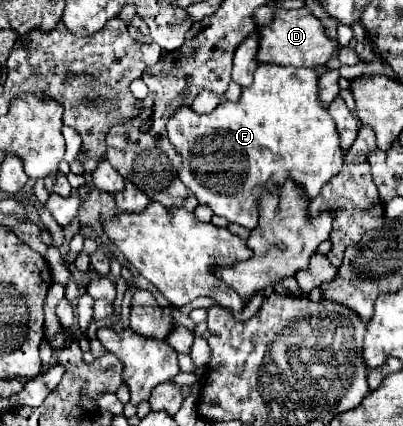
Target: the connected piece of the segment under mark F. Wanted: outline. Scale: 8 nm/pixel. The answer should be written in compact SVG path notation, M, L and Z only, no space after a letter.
M260 64L256 74L254 74L254 84L250 88L242 88L242 96L232 102L232 100L222 100L210 114L202 114L198 116L196 112L192 112L188 106L182 106L176 110L176 114L170 118L168 122L168 138L170 142L176 146L176 150L182 154L182 170L180 170L180 180L192 190L192 194L198 198L200 204L210 206L214 210L214 214L224 216L228 222L236 222L240 226L246 228L256 228L256 220L258 220L258 196L262 190L272 190L276 184L282 184L284 180L294 180L296 184L302 184L304 190L308 192L310 198L318 196L322 184L326 184L332 176L336 176L342 170L342 162L344 162L344 152L340 150L340 134L336 130L336 124L332 122L332 116L328 114L328 110L324 108L324 104L320 102L320 74L312 68L294 68L294 66L276 66L276 64Z

